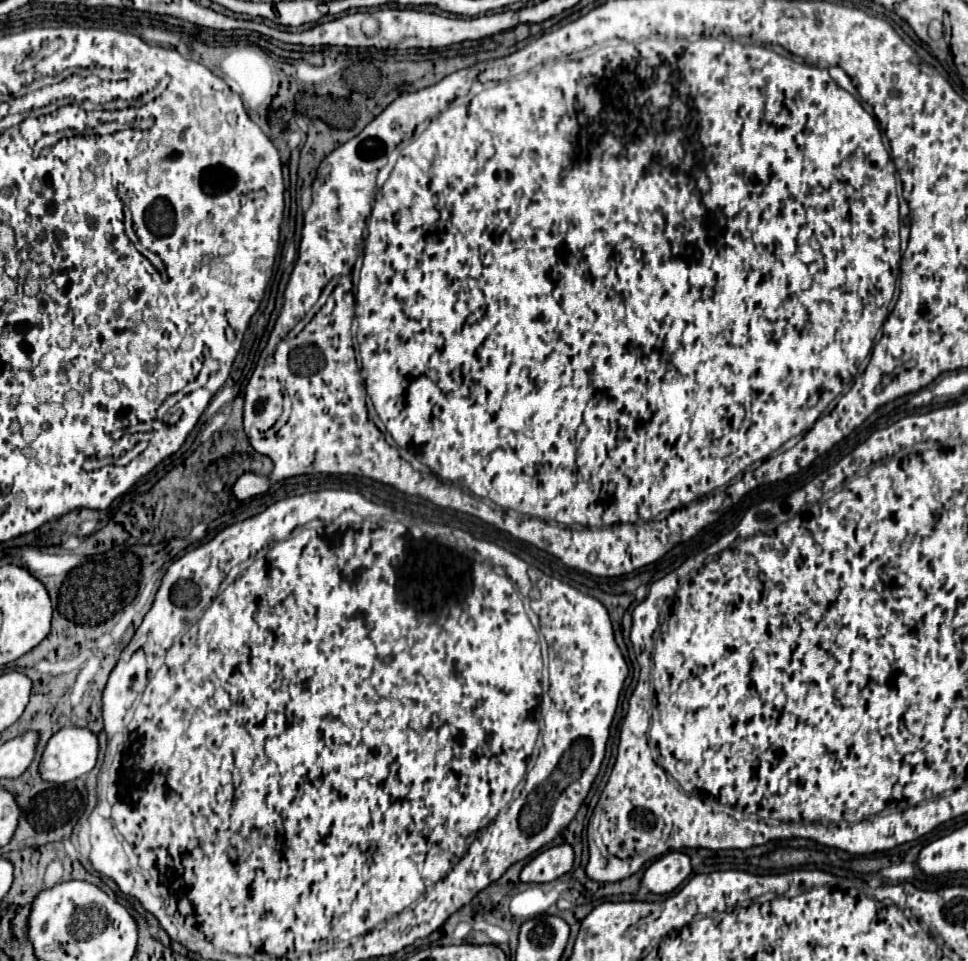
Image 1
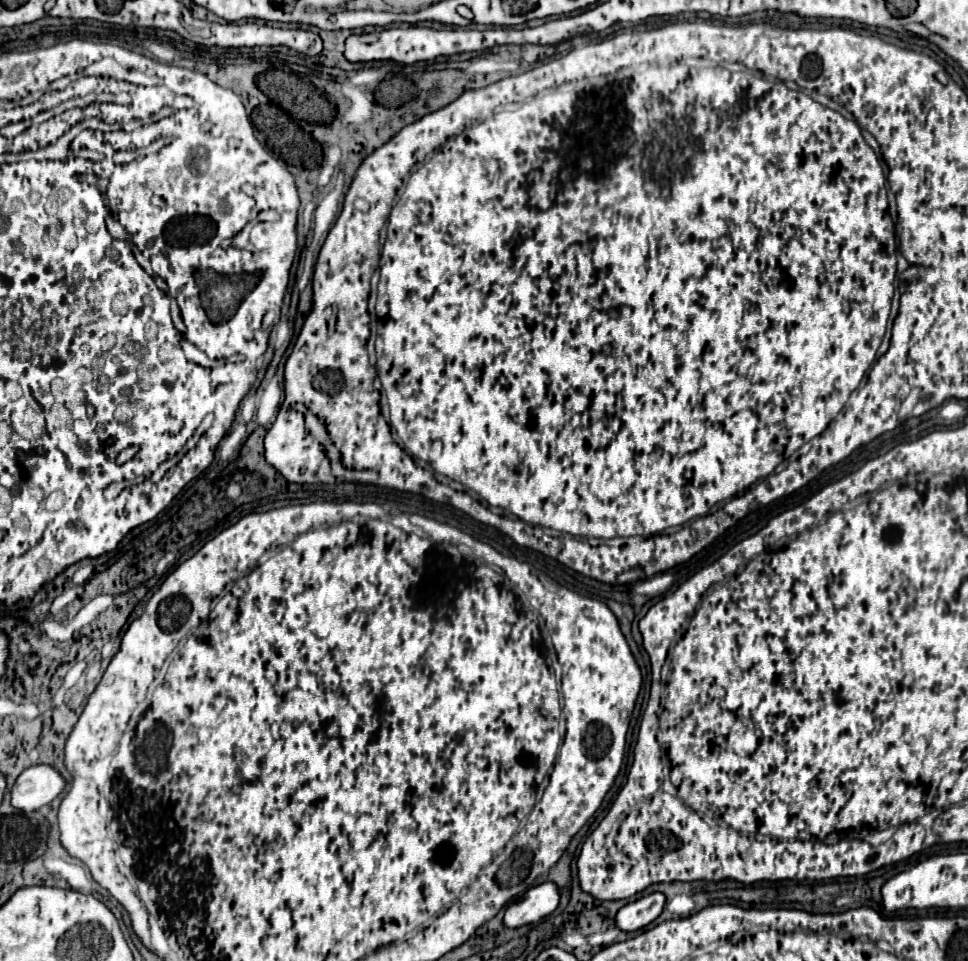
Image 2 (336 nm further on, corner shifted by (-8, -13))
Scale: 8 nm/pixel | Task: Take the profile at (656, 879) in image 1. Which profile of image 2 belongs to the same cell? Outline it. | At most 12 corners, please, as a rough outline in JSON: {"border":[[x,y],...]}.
{"border":[[644,896],[620,908],[614,922],[624,932],[646,928],[660,916],[664,896]]}

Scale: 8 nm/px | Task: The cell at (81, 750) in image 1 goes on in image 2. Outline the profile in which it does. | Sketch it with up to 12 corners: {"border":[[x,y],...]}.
{"border":[[48,764],[26,768],[10,804],[34,812],[50,804],[64,778]]}

